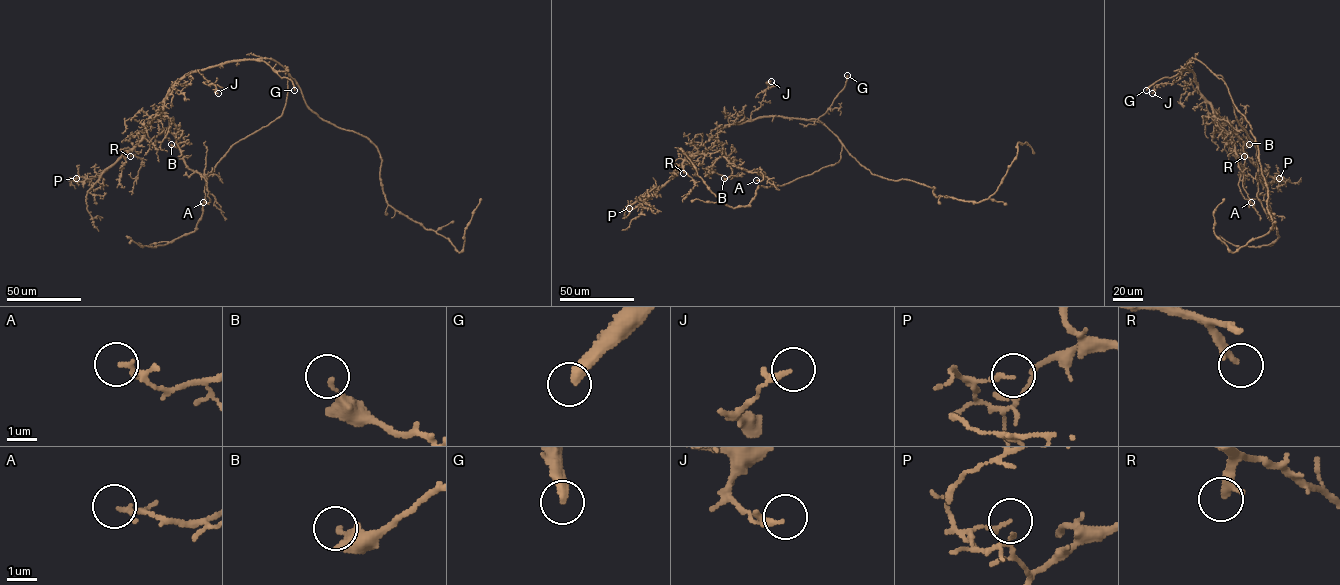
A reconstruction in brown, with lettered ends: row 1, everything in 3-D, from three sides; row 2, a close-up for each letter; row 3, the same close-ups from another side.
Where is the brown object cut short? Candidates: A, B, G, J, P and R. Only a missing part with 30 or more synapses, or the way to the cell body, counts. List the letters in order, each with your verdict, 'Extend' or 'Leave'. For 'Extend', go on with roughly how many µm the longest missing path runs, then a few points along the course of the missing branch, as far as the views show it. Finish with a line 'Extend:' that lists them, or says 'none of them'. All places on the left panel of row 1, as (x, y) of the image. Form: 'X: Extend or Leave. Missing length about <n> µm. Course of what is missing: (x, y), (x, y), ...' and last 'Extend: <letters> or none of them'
A: Leave
B: Leave
G: Extend. Missing length about 5 µm
J: Leave
P: Leave
R: Extend. Missing length about 45 µm. Course of what is missing: (130, 156), (128, 164), (117, 173), (110, 197)
Extend: G, R

